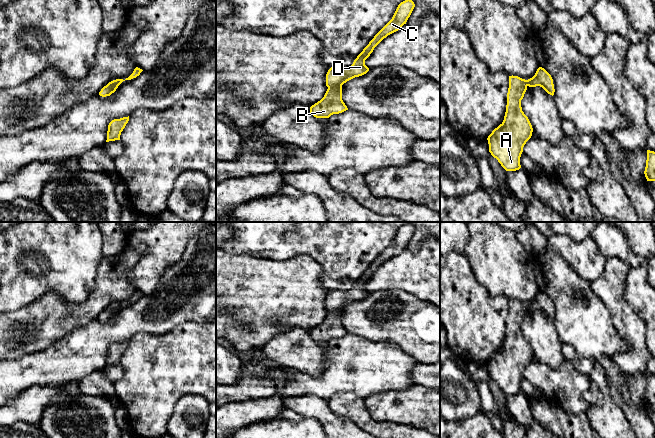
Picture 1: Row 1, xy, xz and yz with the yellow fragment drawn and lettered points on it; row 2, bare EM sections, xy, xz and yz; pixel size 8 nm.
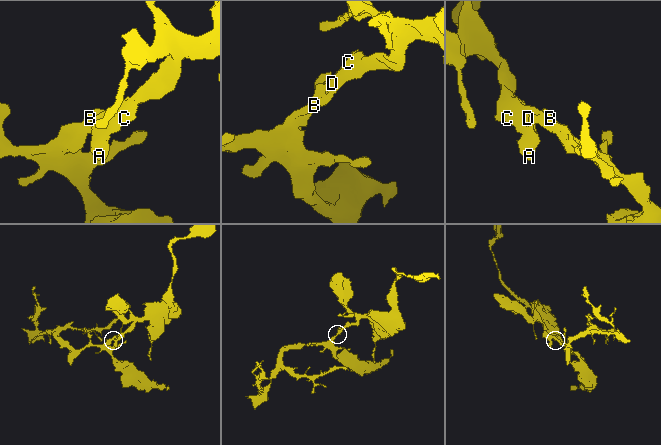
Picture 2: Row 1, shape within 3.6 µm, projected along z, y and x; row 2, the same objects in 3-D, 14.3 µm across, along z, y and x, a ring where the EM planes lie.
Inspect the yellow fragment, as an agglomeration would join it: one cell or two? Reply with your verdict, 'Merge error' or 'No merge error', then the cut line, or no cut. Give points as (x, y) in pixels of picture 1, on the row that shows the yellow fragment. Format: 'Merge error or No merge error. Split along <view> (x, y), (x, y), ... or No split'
No merge error. No split

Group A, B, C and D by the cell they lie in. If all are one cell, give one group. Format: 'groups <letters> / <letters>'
groups A B C D

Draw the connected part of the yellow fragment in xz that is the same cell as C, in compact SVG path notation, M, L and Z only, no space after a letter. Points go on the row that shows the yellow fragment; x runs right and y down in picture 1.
M412 0L401 2L392 19L374 36L369 44L357 56L349 67L331 67L326 74L326 86L328 87L324 97L310 107L310 113L316 118L329 118L333 114L339 114L348 110L342 100L342 85L347 81L362 76L369 71L365 60L373 52L374 48L388 35L398 31L406 24L415 4Z

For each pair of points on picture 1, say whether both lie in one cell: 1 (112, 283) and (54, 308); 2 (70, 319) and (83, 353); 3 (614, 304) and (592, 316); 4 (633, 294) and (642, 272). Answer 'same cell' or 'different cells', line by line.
1: same cell
2: different cells
3: different cells
4: same cell

